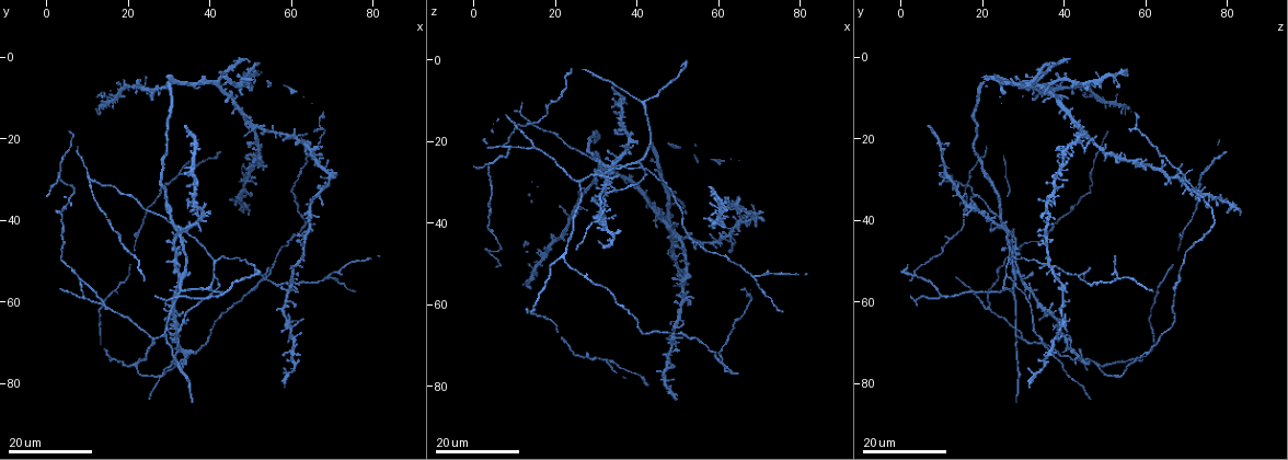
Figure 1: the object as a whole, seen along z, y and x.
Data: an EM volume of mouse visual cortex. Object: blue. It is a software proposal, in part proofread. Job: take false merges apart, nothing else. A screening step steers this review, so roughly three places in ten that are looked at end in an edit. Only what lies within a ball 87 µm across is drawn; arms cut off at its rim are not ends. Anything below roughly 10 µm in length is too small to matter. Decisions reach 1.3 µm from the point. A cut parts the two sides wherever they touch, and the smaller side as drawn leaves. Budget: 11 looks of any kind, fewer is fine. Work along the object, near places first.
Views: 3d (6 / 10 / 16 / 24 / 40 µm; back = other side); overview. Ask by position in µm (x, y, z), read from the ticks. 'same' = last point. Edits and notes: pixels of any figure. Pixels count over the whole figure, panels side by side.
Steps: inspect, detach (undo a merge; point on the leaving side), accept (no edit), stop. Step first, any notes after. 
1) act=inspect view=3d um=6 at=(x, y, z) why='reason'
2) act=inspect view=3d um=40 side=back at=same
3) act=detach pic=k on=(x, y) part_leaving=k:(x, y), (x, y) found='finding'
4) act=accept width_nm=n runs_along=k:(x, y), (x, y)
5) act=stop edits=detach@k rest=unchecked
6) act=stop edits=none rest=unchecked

act=inspect view=3d um=24 at=(21.0, 75.0, 48.5) why='side arm on a straight run'

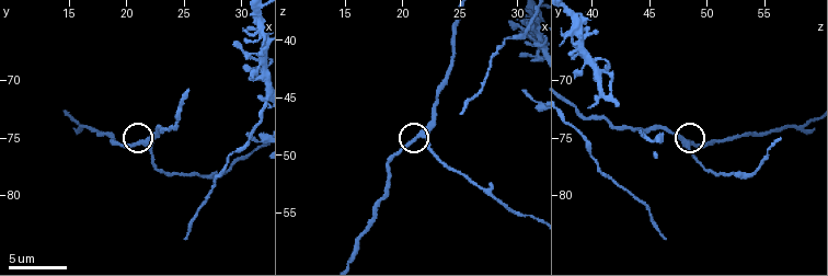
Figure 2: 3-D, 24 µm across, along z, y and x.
act=inspect view=3d um=6 at=(21.8, 75.4, 48.2)

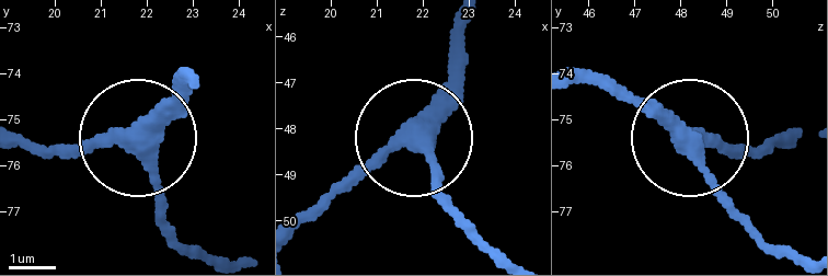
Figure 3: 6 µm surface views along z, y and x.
act=accept arms=3 runs_along=3:(191, 78), (136, 134), (34, 149) found='continuous, no second neuron'

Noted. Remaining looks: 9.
act=inspect view=3d um=16 at=(14.5, 61.5, 21.0) why='a fork'

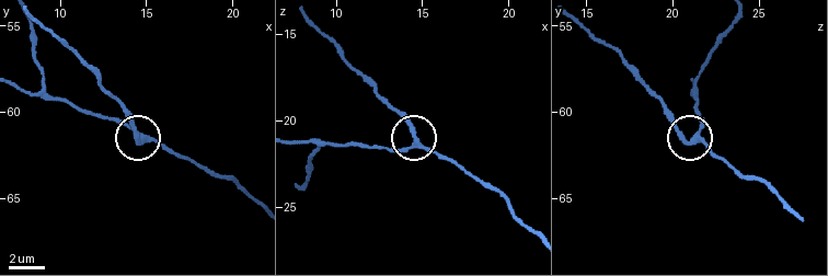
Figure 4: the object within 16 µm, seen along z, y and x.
act=inspect view=3d um=10 at=(14.6, 61.4, 21.4)

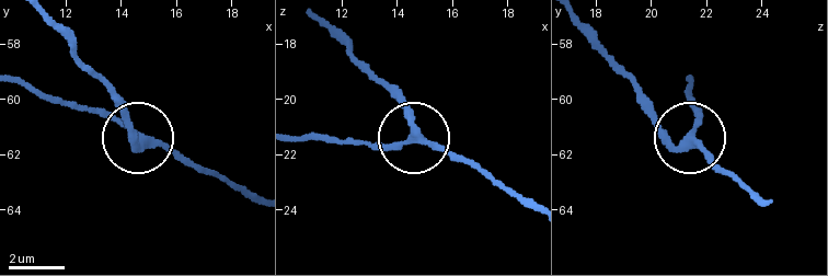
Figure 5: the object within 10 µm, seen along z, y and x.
act=accept width_nm=260 runs_along=5:(533, 210), (421, 141), (411, 108), (394, 90) found='continuous, no second neuron'

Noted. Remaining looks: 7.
act=inspect view=3d um=16 at=(28.5, 68.0, 29.0) why='three arms meet'

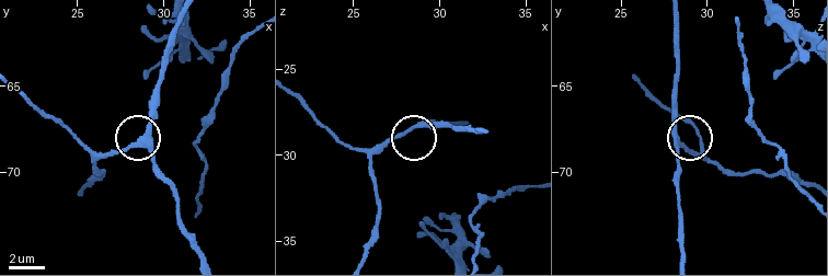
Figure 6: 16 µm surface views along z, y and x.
act=inspect view=3d um=10 at=(28.9, 68.4, 28.4)

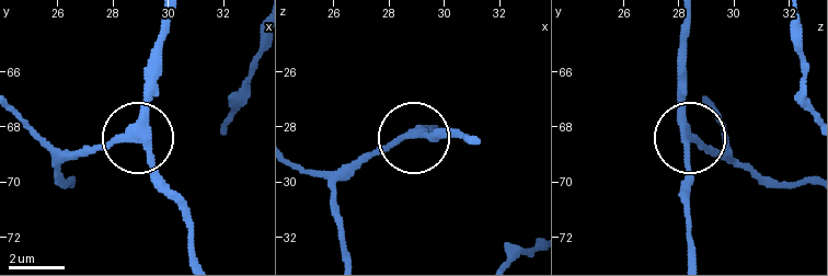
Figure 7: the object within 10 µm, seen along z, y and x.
act=accept width_nm=290 runs_along=7:(687, 20), (687, 194) found='one neuron here'

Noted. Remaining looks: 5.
act=inspect view=3d um=24 at=(40.0, 57.0, 24.5) why='three-way junction'

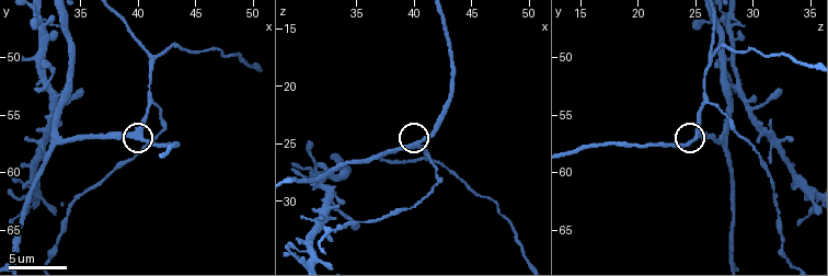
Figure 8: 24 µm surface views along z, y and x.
act=inspect view=3d um=10 at=(40.2, 57.0, 25.0)

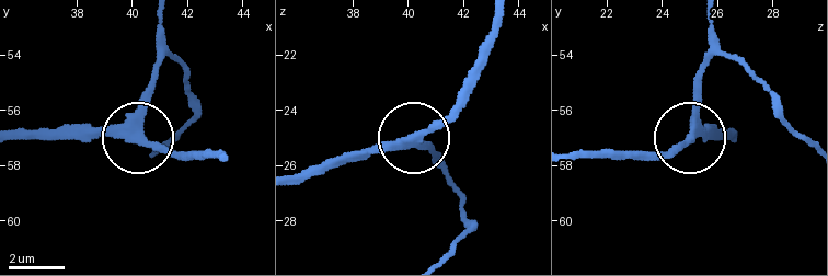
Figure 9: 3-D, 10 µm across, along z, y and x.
act=inspect view=3d um=6 at=(40.4, 56.9, 24.9) why='zoom in'

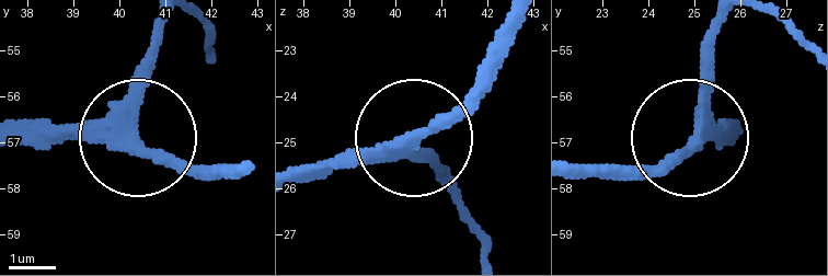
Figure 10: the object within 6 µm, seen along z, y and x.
act=accept side_arm_um=37 runs_along=10:(435, 172), (420, 140), (494, 61) found='all the same neuron'

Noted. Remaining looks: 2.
act=inspect view=3d um=16 at=(30.5, 40.5, 25.0) why='small branch off a trunk'

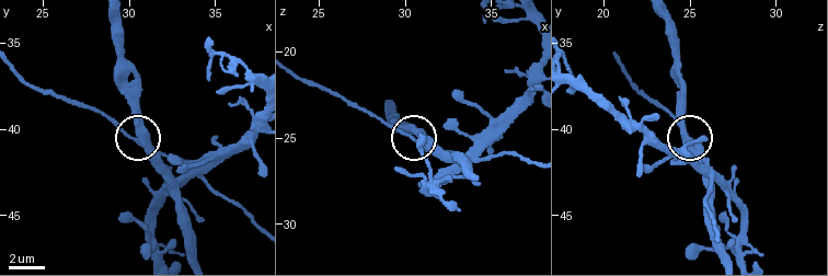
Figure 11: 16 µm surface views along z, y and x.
act=inspect view=3d um=10 at=(30.3, 40.5, 24.7)

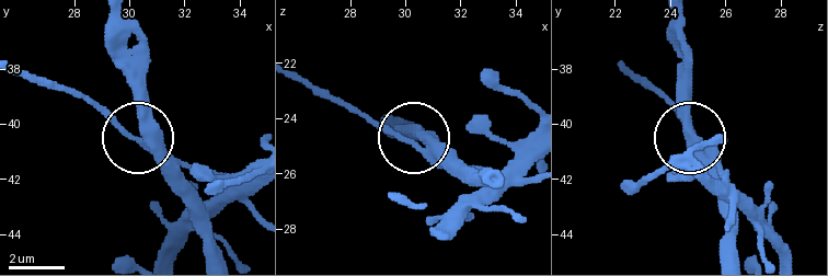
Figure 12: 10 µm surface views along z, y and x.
act=accept side_arm_um=63 arms=3 found='one neuron here'

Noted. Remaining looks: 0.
act=stop edits=none rest=unchecked

